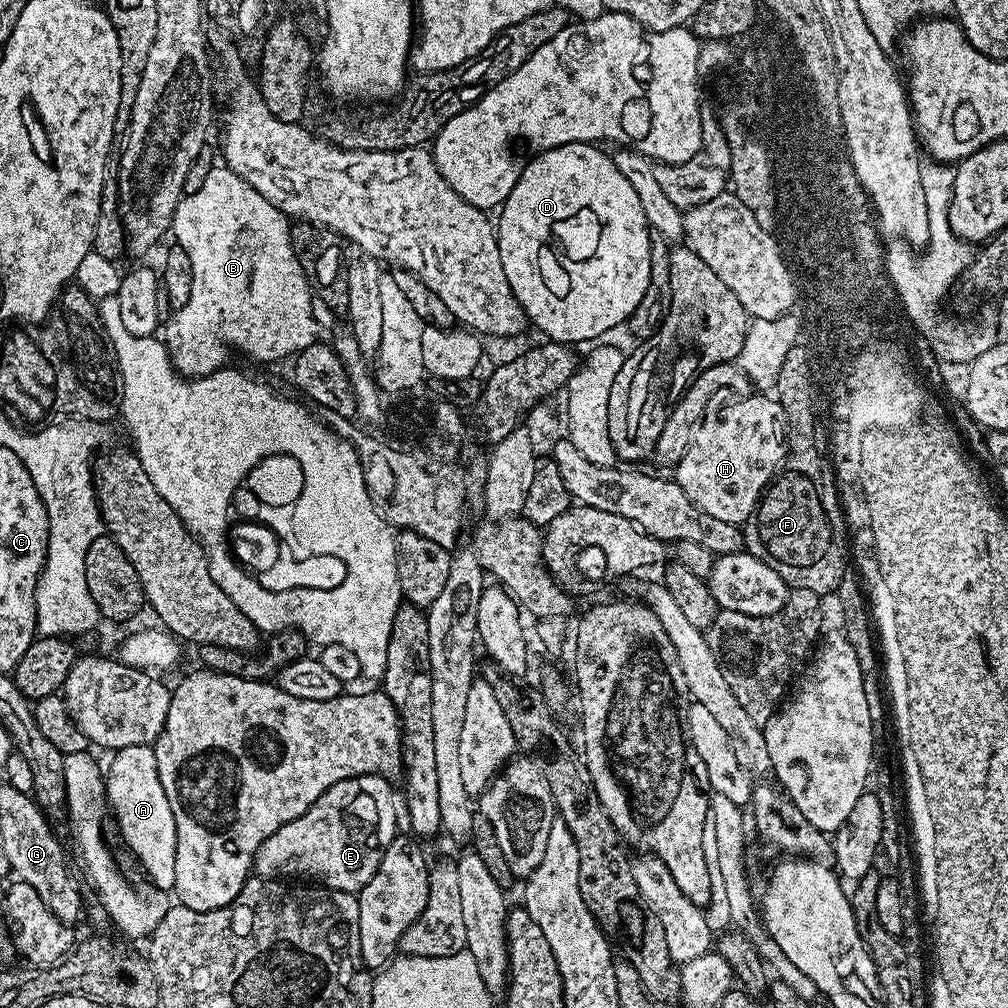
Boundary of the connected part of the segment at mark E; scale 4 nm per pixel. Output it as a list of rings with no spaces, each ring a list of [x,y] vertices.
[[[355,776],[349,780],[338,782],[318,798],[294,822],[286,822],[256,851],[254,865],[255,875],[265,878],[300,878],[309,876],[309,881],[319,882],[323,887],[333,888],[339,892],[359,893],[361,888],[374,878],[378,866],[382,862],[382,854],[386,846],[398,835],[395,822],[395,804],[397,797],[392,796],[392,788],[387,779],[382,776]]]

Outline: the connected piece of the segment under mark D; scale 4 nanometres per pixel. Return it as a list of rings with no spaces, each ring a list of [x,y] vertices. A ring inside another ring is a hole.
[[[595,143],[590,144],[563,144],[562,146],[558,146],[557,148],[551,148],[550,150],[546,150],[545,152],[539,152],[538,155],[533,156],[531,160],[529,160],[528,165],[522,170],[522,174],[518,178],[518,182],[514,182],[514,190],[510,190],[510,194],[507,198],[504,199],[504,203],[499,205],[498,213],[500,212],[500,224],[495,225],[496,230],[496,245],[498,246],[498,250],[502,254],[502,270],[506,270],[506,282],[510,282],[510,290],[514,290],[514,298],[518,298],[518,302],[522,306],[522,310],[524,311],[525,317],[529,321],[532,320],[537,324],[538,327],[541,328],[542,331],[545,332],[547,339],[549,341],[555,342],[557,344],[566,344],[569,346],[577,346],[576,344],[584,344],[587,340],[592,340],[591,342],[599,341],[601,338],[607,337],[604,336],[607,334],[611,328],[616,328],[623,325],[629,318],[630,314],[634,314],[634,310],[638,306],[638,302],[642,302],[642,294],[646,294],[646,290],[650,286],[650,227],[646,220],[646,215],[642,212],[642,205],[638,200],[638,194],[634,192],[633,186],[627,182],[625,175],[621,173],[620,170],[615,165],[613,157],[609,155],[607,152],[604,153],[602,149],[603,147],[597,146]]]

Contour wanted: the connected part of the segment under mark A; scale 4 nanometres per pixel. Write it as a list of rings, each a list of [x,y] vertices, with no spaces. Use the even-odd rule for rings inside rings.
[[[153,745],[126,746],[115,749],[113,758],[106,764],[106,779],[104,790],[106,804],[116,815],[123,838],[128,842],[128,848],[136,855],[138,863],[144,867],[152,884],[162,891],[171,893],[174,889],[174,854],[176,853],[176,827],[174,826],[174,810],[170,810],[170,802],[166,799],[166,790],[162,790],[162,778],[158,778],[158,758]]]

